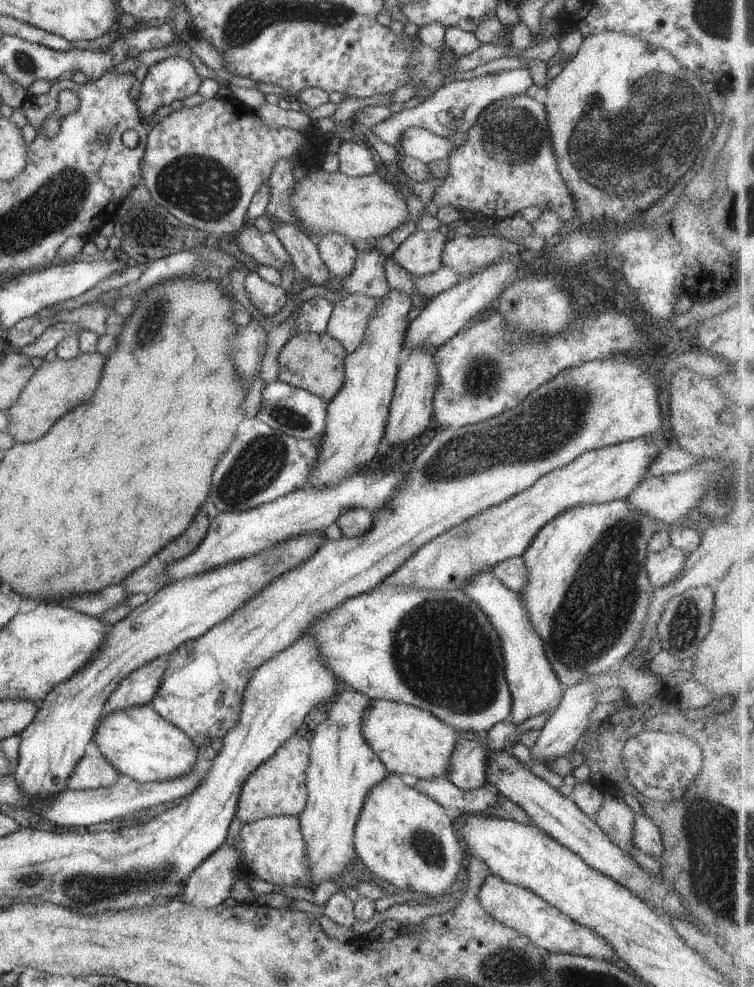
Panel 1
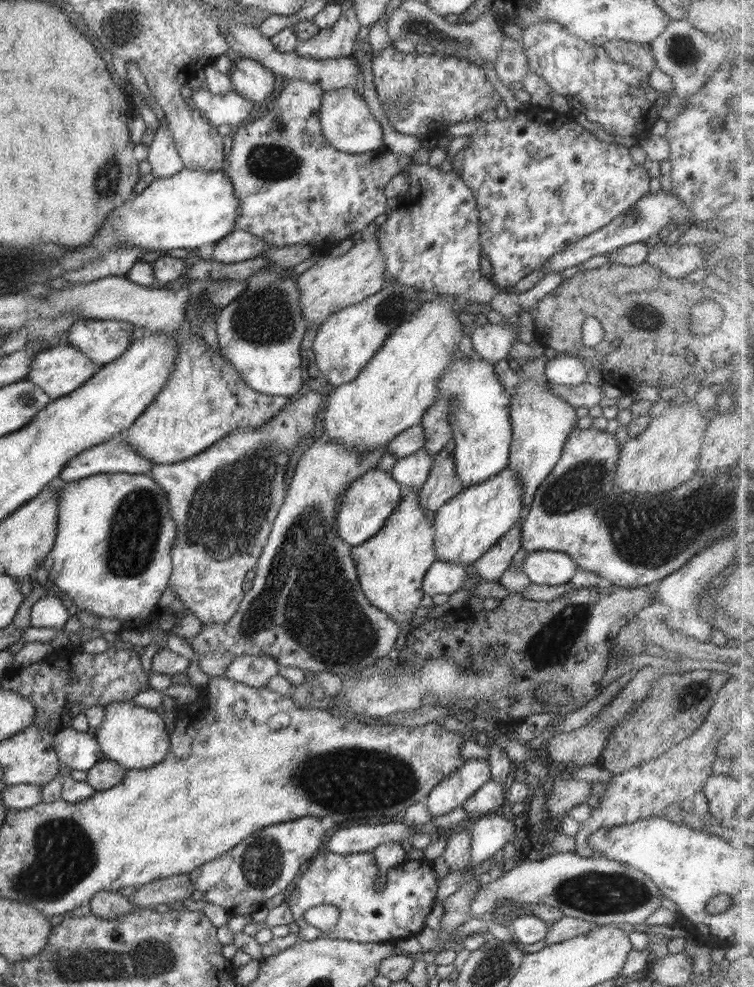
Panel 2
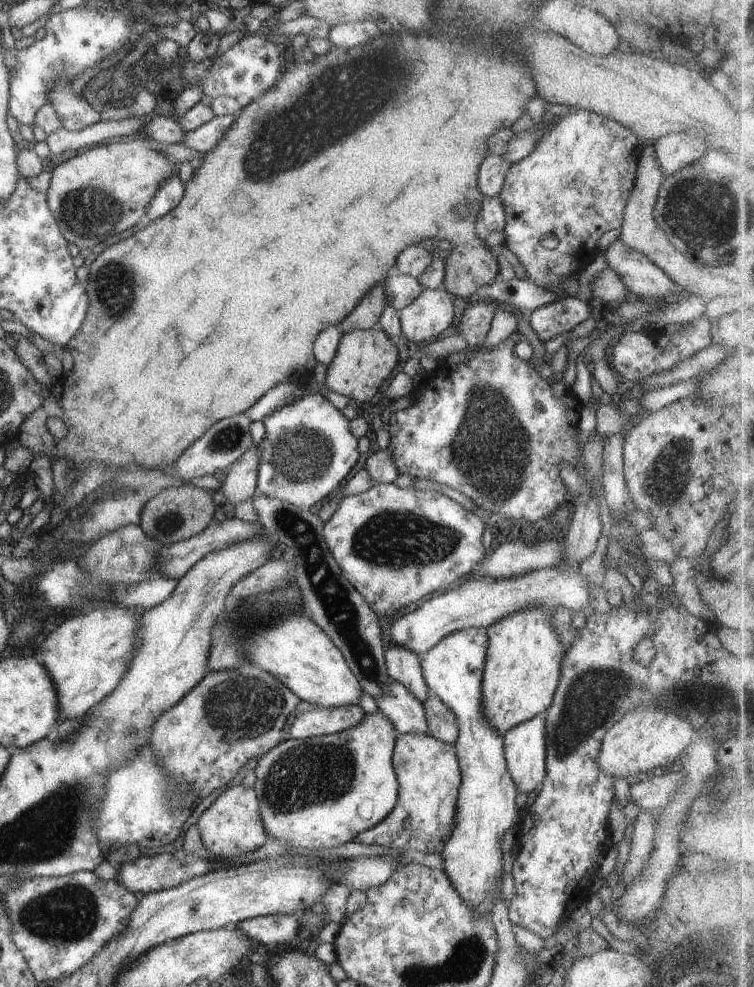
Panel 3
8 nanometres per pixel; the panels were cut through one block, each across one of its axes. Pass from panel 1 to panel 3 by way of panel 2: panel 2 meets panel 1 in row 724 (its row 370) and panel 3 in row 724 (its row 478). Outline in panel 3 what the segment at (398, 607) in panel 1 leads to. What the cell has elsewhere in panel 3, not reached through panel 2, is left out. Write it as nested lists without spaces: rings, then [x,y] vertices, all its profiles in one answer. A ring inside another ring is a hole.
[[[470,627],[450,633],[421,655],[427,687],[454,711],[459,722],[459,735],[453,745],[460,765],[461,785],[455,825],[440,856],[443,871],[473,915],[481,915],[482,911],[490,911],[493,907],[497,887],[502,881],[502,866],[507,861],[500,842],[521,820],[516,806],[517,788],[504,758],[503,737],[485,719],[481,703],[482,671],[488,646],[487,629]]]

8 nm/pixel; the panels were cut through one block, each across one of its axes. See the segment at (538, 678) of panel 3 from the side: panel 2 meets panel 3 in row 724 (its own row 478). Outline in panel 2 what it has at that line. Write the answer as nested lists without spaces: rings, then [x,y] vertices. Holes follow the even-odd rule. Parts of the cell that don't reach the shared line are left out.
[[[507,466],[486,482],[463,488],[435,512],[433,525],[437,560],[467,566],[477,561],[503,534],[517,525],[523,509],[521,496],[521,482],[511,466]]]

